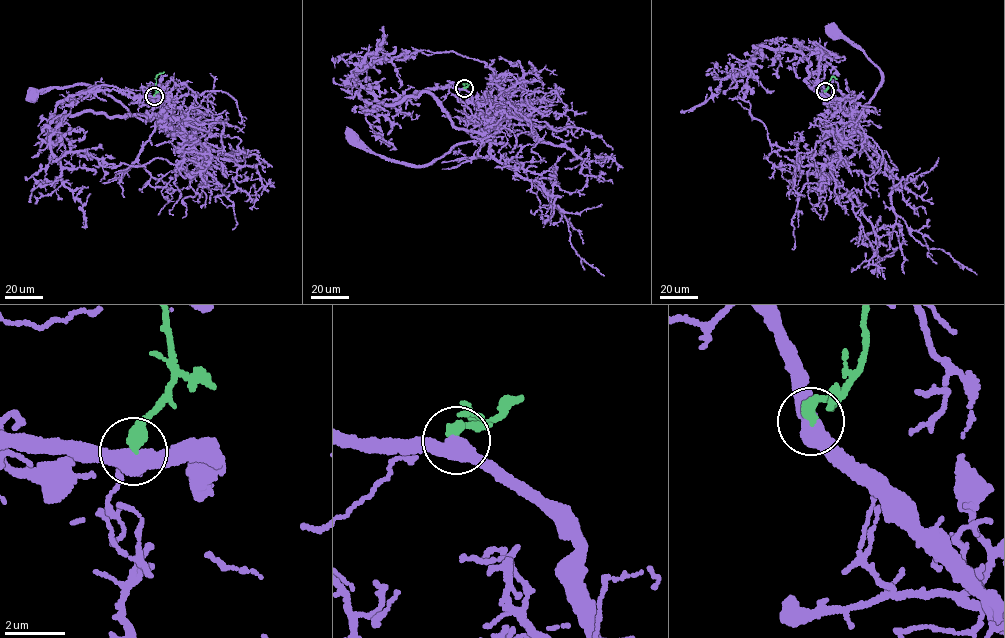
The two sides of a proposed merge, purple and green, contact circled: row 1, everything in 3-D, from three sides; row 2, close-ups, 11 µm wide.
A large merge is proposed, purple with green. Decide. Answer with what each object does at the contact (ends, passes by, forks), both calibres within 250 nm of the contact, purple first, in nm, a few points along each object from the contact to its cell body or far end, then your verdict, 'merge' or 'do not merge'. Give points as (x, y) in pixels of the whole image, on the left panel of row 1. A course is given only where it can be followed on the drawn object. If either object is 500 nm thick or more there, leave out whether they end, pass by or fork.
500/400 nm | purple via (153, 96), (164, 102), (164, 114), (143, 121), (92, 85), (49, 87), (29, 92), (31, 95) | green via (153, 96), (155, 77), (164, 72) | do not merge

